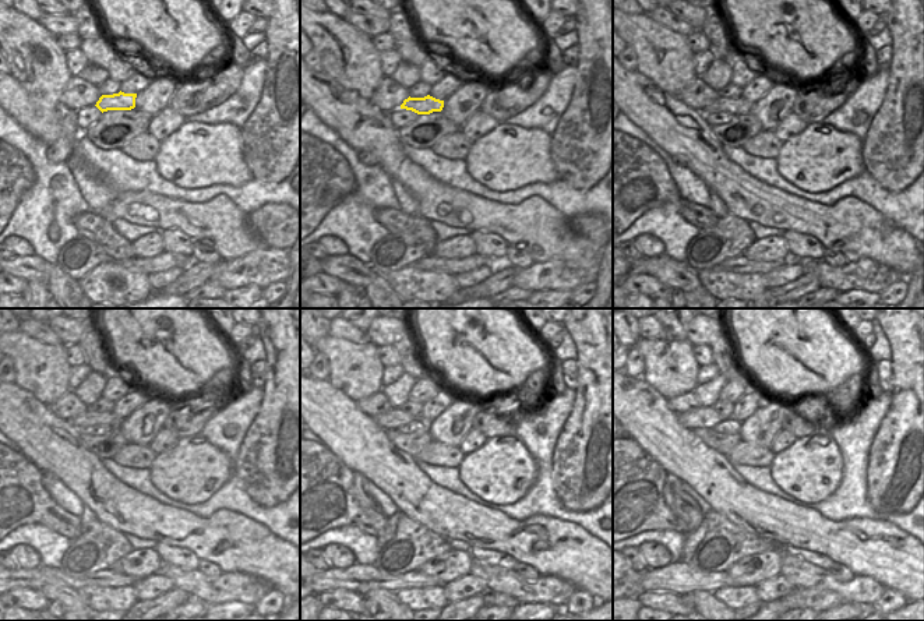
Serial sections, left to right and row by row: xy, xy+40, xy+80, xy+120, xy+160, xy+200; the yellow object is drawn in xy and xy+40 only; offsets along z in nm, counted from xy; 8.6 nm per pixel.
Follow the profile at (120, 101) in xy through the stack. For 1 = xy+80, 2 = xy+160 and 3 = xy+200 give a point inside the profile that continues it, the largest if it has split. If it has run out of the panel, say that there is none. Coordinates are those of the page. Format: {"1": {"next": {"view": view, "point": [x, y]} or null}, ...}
{"1": {"next": {"view": "xy+80", "point": [736, 106]}}, "2": {"next": {"view": "xy+160", "point": [395, 417]}}, "3": {"next": {"view": "xy+200", "point": [704, 416]}}}

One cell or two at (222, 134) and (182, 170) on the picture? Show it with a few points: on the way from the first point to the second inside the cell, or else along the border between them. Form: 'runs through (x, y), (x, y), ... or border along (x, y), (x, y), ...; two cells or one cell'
runs through (212, 144), (191, 161); one cell

